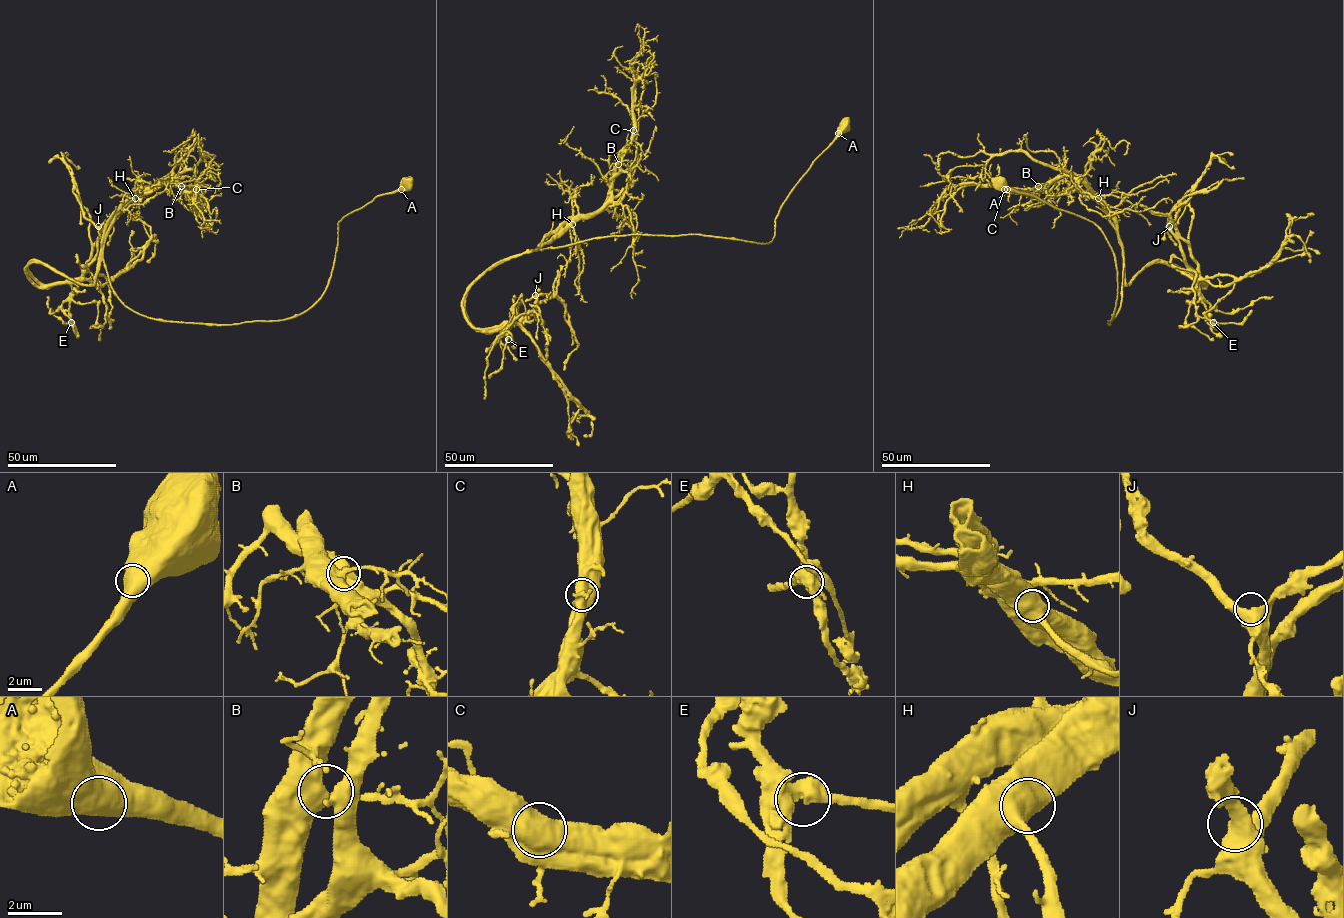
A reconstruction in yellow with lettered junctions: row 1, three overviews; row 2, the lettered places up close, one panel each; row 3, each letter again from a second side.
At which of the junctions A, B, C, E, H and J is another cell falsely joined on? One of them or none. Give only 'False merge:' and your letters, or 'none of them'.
False merge: C

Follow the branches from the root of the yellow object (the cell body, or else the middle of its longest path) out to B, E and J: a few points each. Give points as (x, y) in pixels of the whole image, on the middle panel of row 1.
B: (843, 125), (782, 206), (769, 243), (696, 234), (631, 234), (540, 249), (604, 204), (610, 196), (618, 164)
E: (843, 125), (769, 243), (614, 235), (489, 267), (465, 315), (479, 330), (508, 325), (508, 339)
J: (843, 125), (770, 242), (631, 234), (531, 250), (487, 268), (465, 315), (479, 330), (518, 324), (535, 295)

